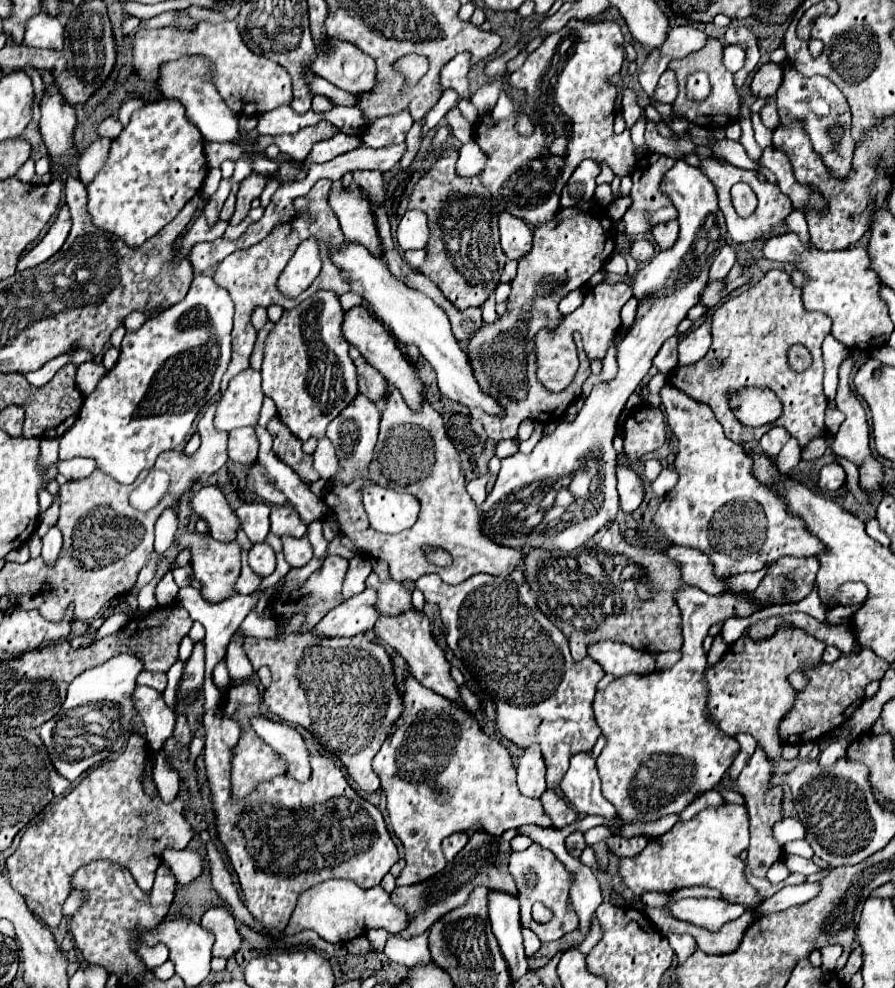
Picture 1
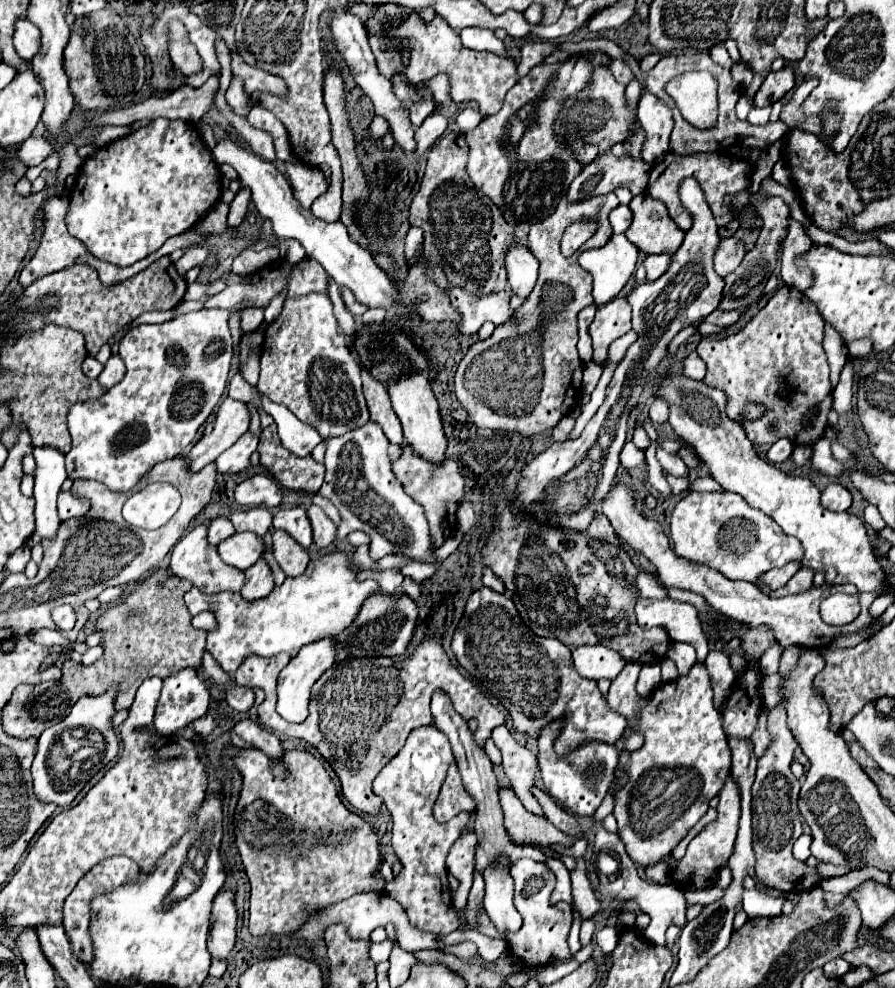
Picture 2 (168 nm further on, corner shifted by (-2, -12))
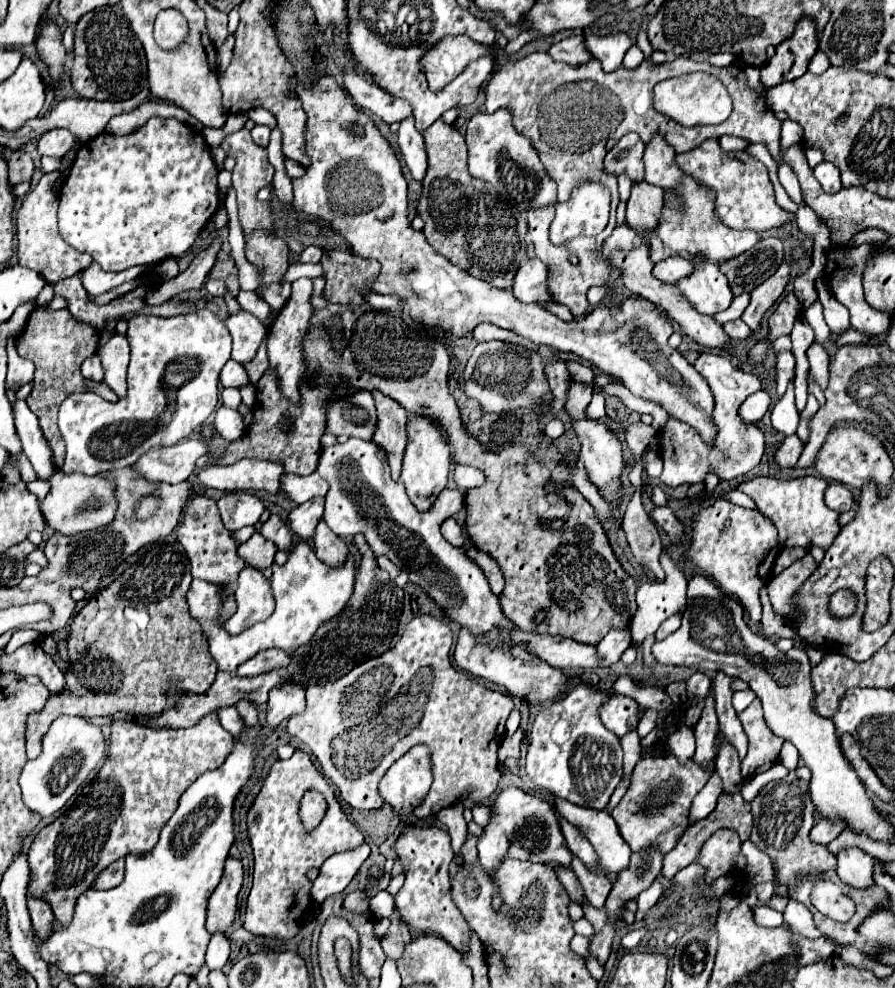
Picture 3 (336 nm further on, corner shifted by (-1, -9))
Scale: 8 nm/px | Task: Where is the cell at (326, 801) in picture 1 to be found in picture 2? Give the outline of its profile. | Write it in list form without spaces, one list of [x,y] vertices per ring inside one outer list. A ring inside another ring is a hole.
[[[239,750],[237,758],[235,758],[235,764],[239,766],[241,774],[243,774],[243,790],[241,790],[241,796],[239,796],[239,804],[237,804],[237,810],[235,810],[235,836],[237,836],[237,848],[239,848],[239,854],[241,854],[241,860],[245,864],[245,872],[249,876],[249,882],[251,882],[251,908],[249,908],[249,932],[253,936],[265,936],[265,934],[271,934],[271,936],[283,936],[283,934],[291,934],[295,930],[301,930],[301,926],[307,922],[307,918],[335,902],[341,902],[341,900],[347,900],[349,896],[357,894],[357,892],[365,892],[365,890],[383,890],[385,886],[385,880],[375,874],[377,866],[381,864],[381,842],[379,842],[379,836],[377,832],[357,814],[353,814],[351,810],[347,810],[335,790],[335,784],[331,780],[331,776],[327,774],[325,766],[307,750],[287,750],[283,756],[281,756],[281,764],[285,766],[285,770],[289,772],[287,778],[279,778],[271,772],[271,766],[273,766],[273,760],[263,754],[261,750]]]

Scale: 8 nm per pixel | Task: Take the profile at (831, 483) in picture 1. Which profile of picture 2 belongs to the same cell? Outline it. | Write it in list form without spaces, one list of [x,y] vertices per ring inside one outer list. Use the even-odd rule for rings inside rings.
[[[831,484],[823,490],[821,504],[833,512],[845,512],[851,506],[851,492],[841,484]]]

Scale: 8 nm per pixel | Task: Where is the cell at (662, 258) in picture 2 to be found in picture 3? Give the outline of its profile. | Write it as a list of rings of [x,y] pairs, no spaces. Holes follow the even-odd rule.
[[[666,257],[664,261],[658,261],[652,269],[652,275],[664,283],[676,283],[678,279],[690,273],[692,273],[692,263],[680,257]]]

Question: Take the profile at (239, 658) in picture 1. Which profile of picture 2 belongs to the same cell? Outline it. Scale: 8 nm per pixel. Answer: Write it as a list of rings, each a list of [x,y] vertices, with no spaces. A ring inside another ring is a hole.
[[[233,684],[233,686],[229,686],[229,690],[225,692],[225,700],[227,700],[227,704],[229,704],[235,712],[247,712],[247,710],[253,706],[255,694],[253,694],[253,690],[247,688],[247,686]]]

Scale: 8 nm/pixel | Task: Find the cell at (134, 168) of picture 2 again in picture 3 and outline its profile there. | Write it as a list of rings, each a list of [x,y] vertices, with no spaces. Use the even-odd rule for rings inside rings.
[[[152,117],[138,131],[116,137],[102,133],[86,141],[70,167],[70,175],[58,191],[58,223],[62,239],[92,259],[104,271],[124,271],[132,265],[158,263],[164,257],[178,257],[192,247],[198,231],[220,209],[218,167],[212,161],[204,135],[178,119]]]

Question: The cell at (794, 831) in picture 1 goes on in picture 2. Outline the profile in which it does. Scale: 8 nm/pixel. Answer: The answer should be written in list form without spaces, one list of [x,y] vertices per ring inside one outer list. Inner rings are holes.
[[[801,834],[793,846],[793,856],[797,860],[807,860],[811,856],[811,834]]]

